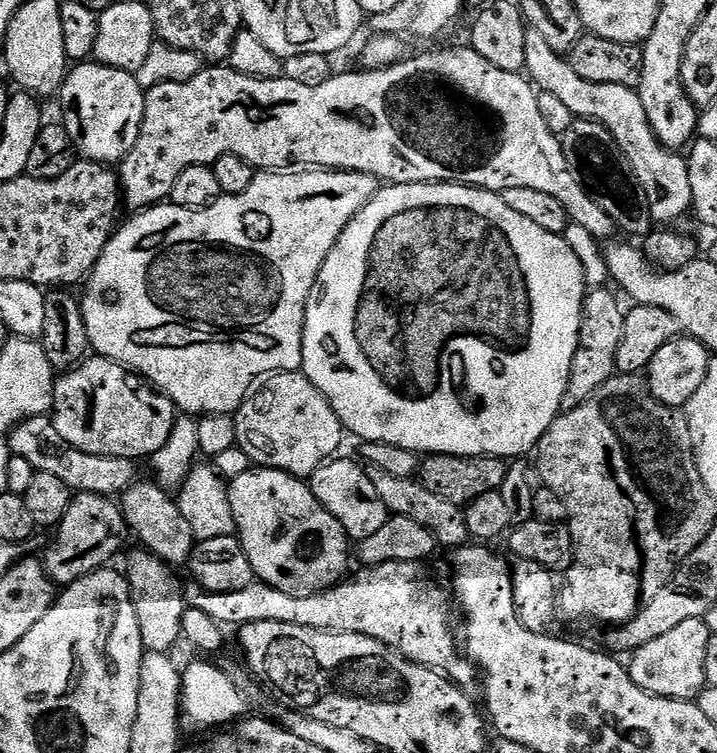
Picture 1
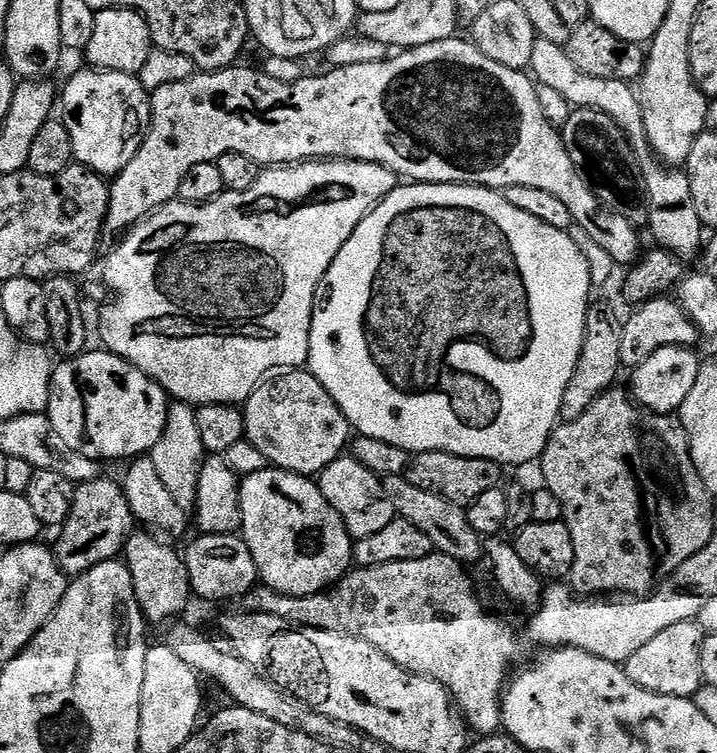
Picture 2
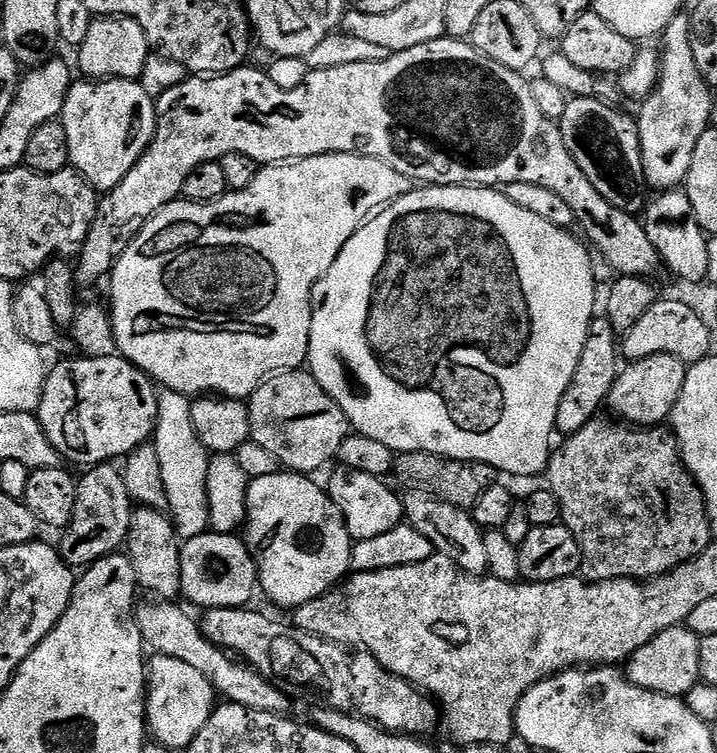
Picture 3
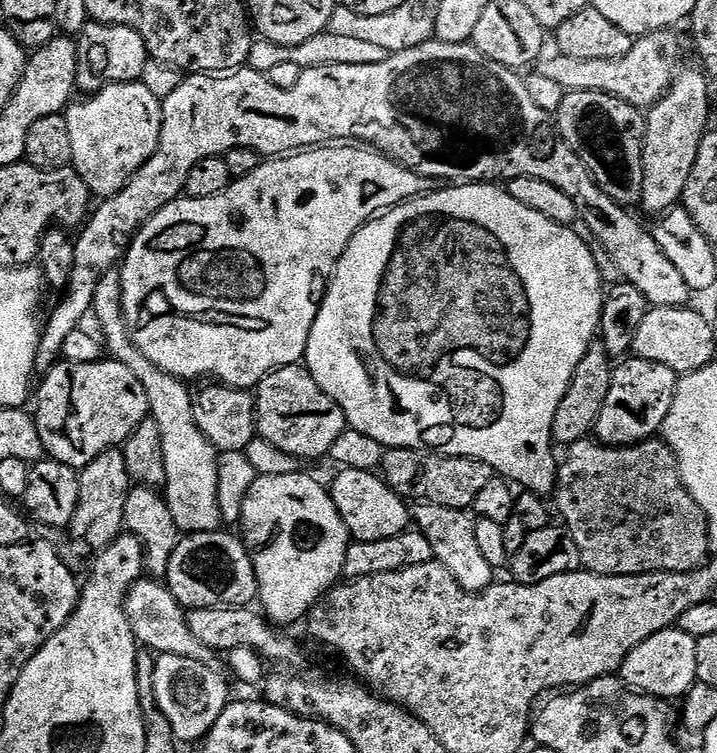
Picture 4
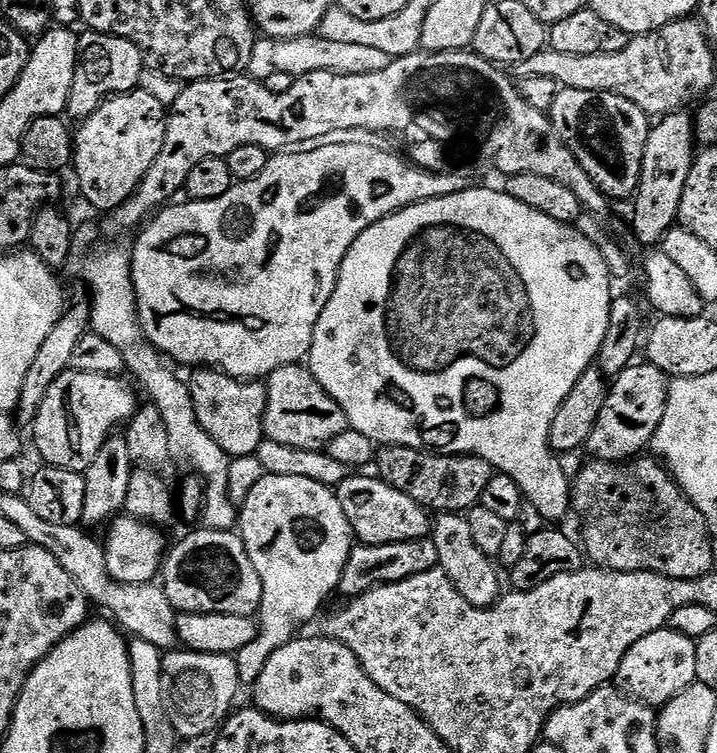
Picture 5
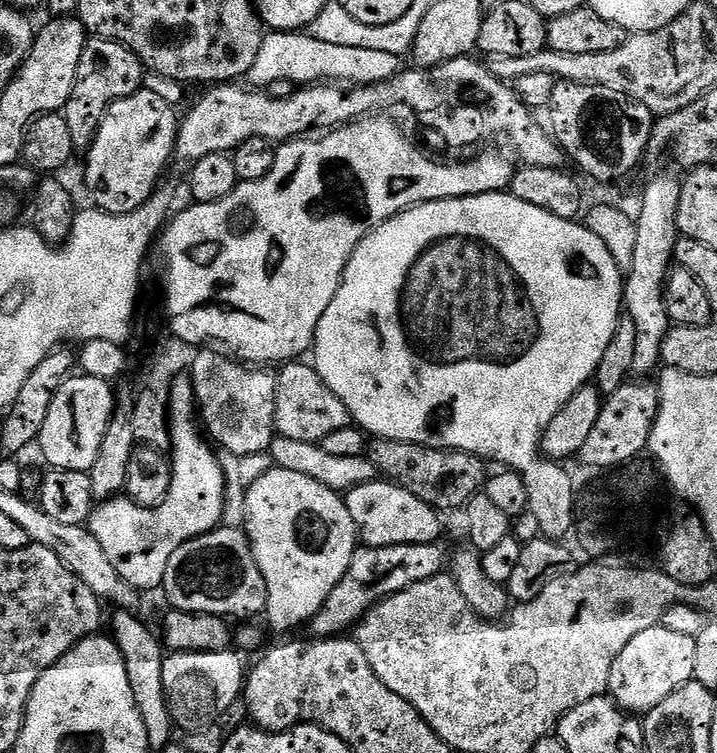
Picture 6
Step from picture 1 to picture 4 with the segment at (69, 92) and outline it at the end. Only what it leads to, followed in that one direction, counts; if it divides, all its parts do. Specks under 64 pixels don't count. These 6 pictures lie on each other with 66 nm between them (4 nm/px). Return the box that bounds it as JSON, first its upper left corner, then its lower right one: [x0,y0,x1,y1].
[66,82,162,198]

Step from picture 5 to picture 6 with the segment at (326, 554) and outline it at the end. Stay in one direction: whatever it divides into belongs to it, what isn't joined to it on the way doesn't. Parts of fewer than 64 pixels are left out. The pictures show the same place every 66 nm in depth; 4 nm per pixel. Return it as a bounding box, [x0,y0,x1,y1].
[242,466,358,632]

